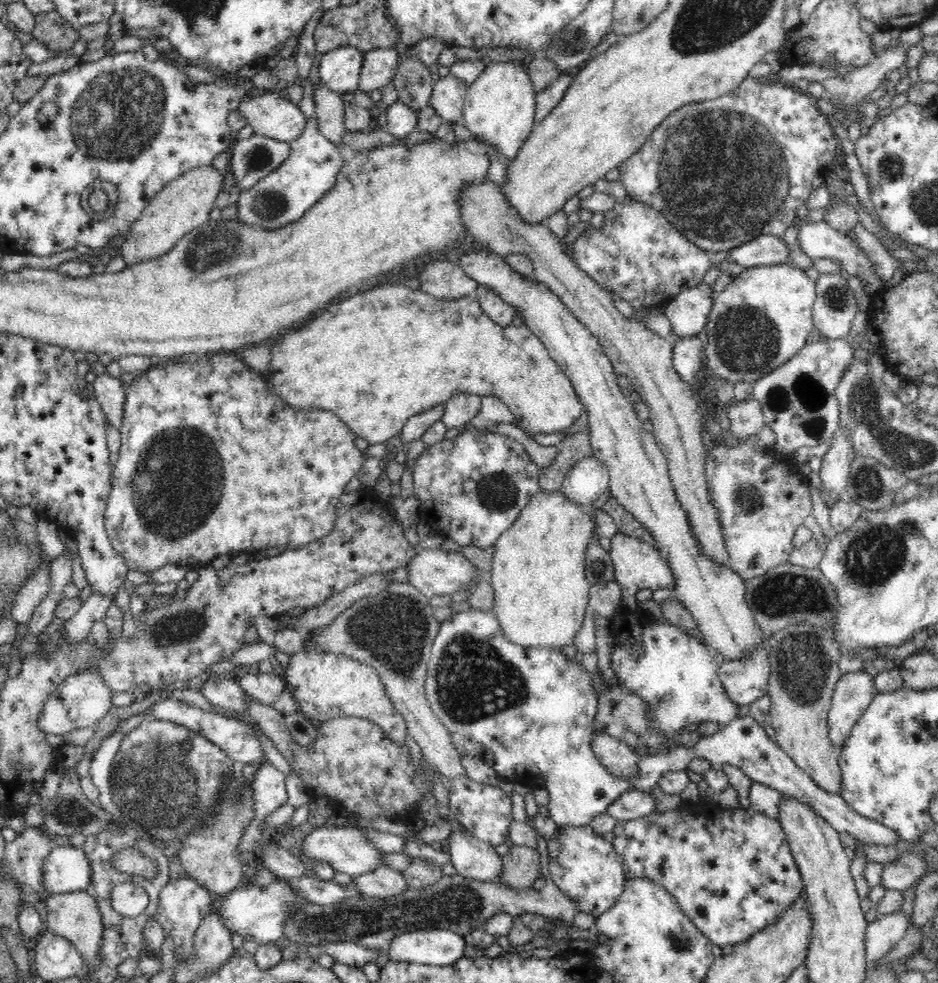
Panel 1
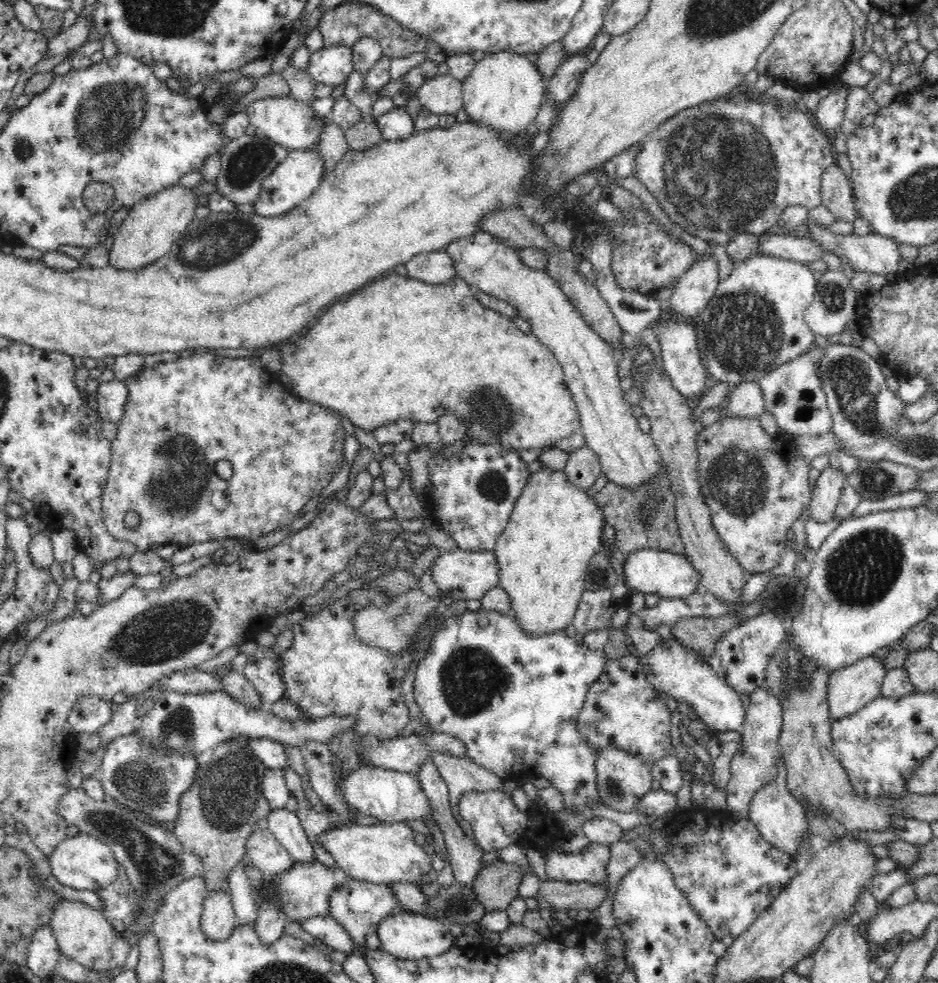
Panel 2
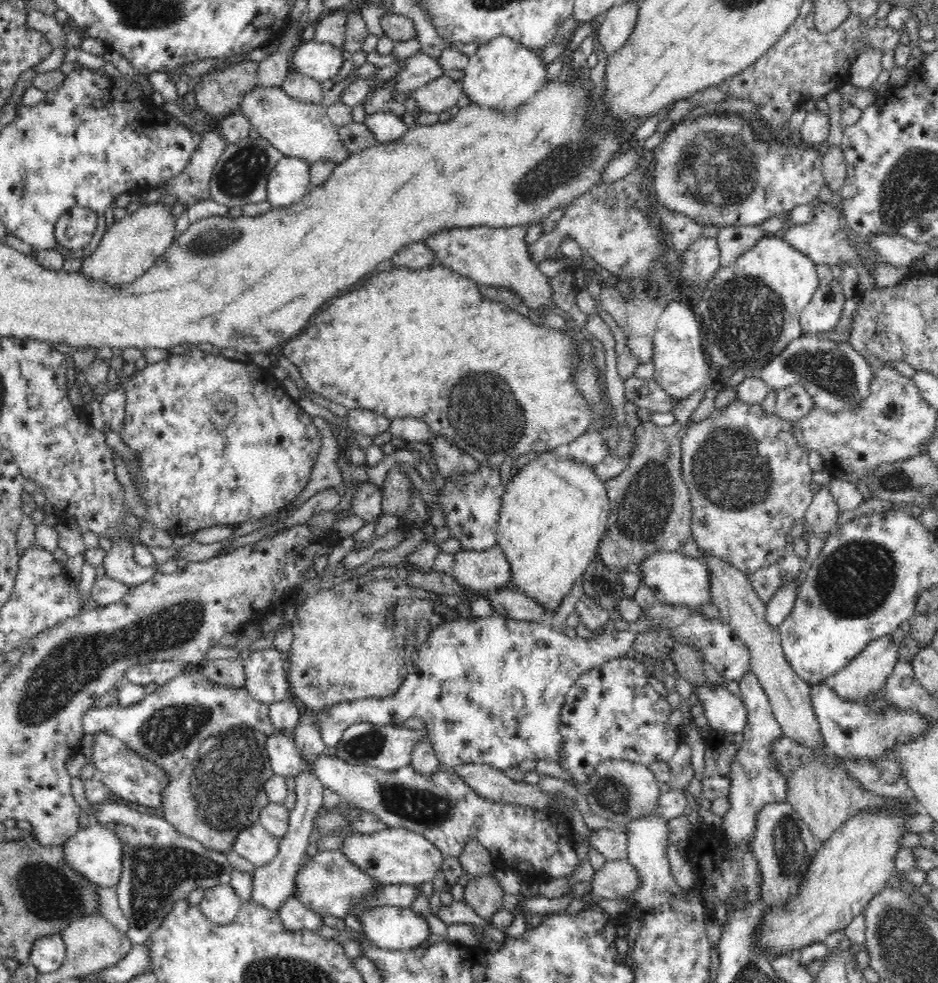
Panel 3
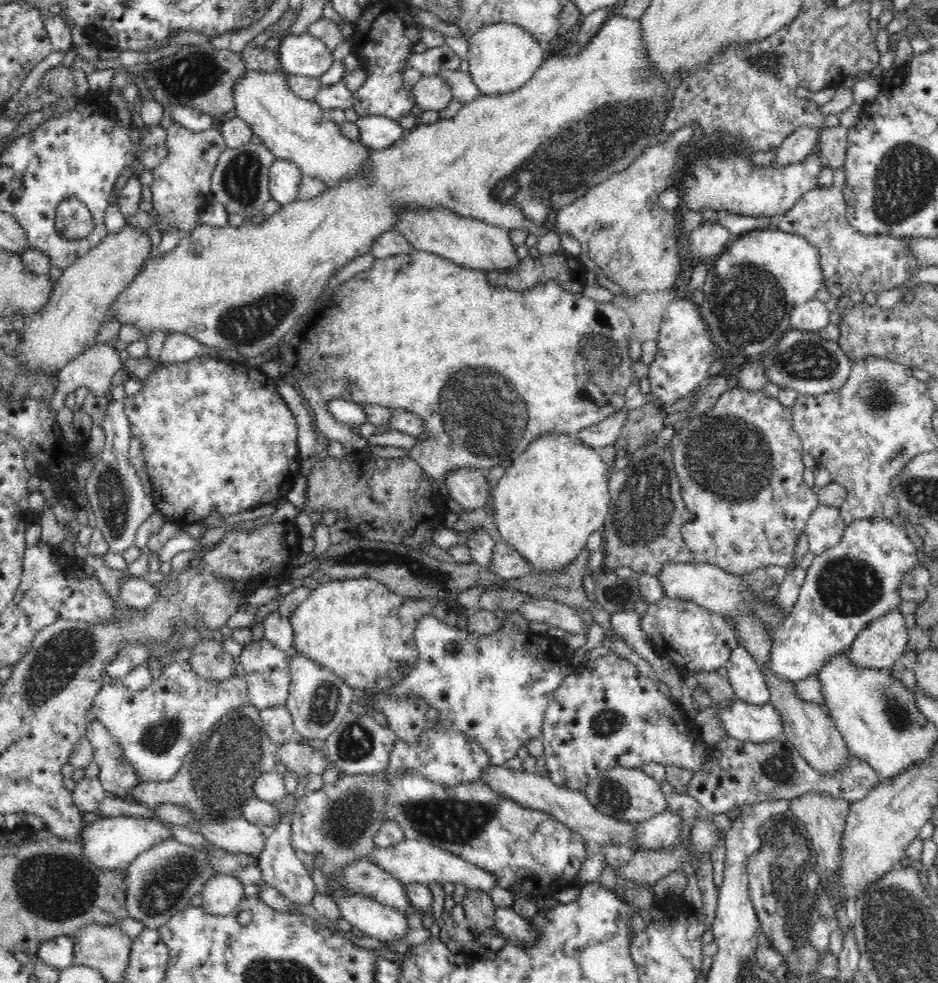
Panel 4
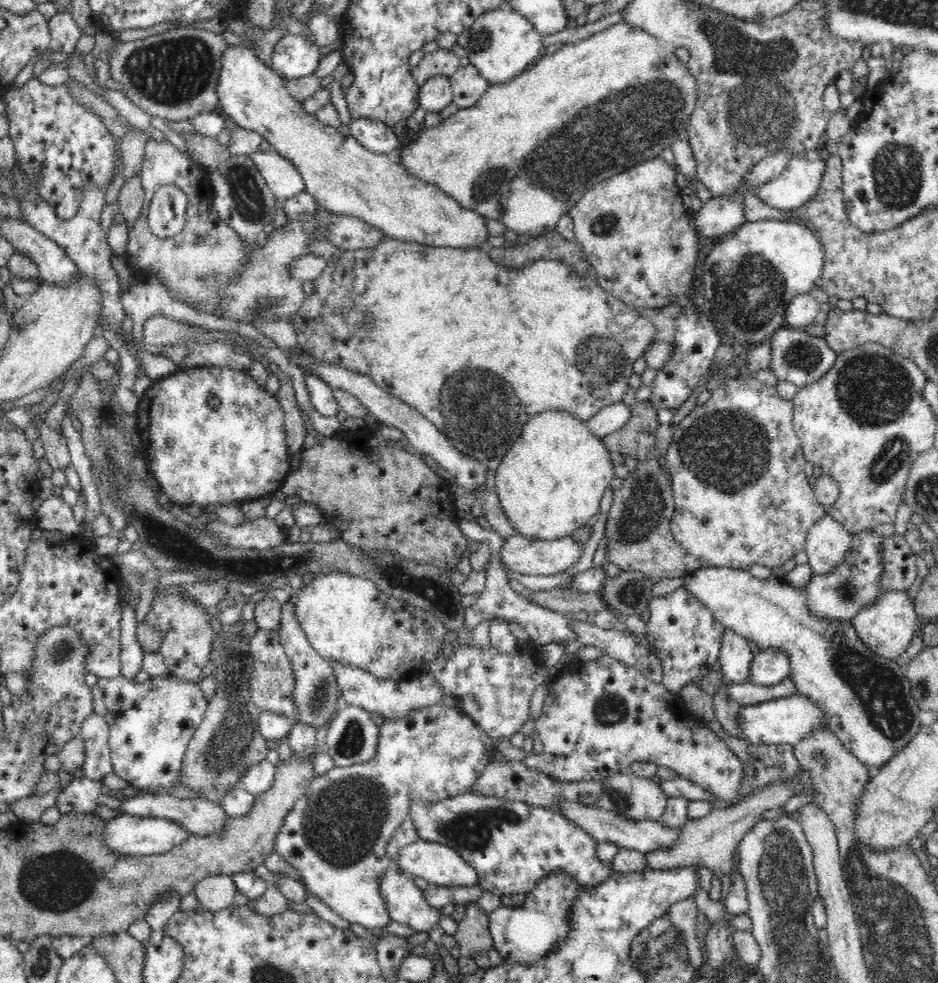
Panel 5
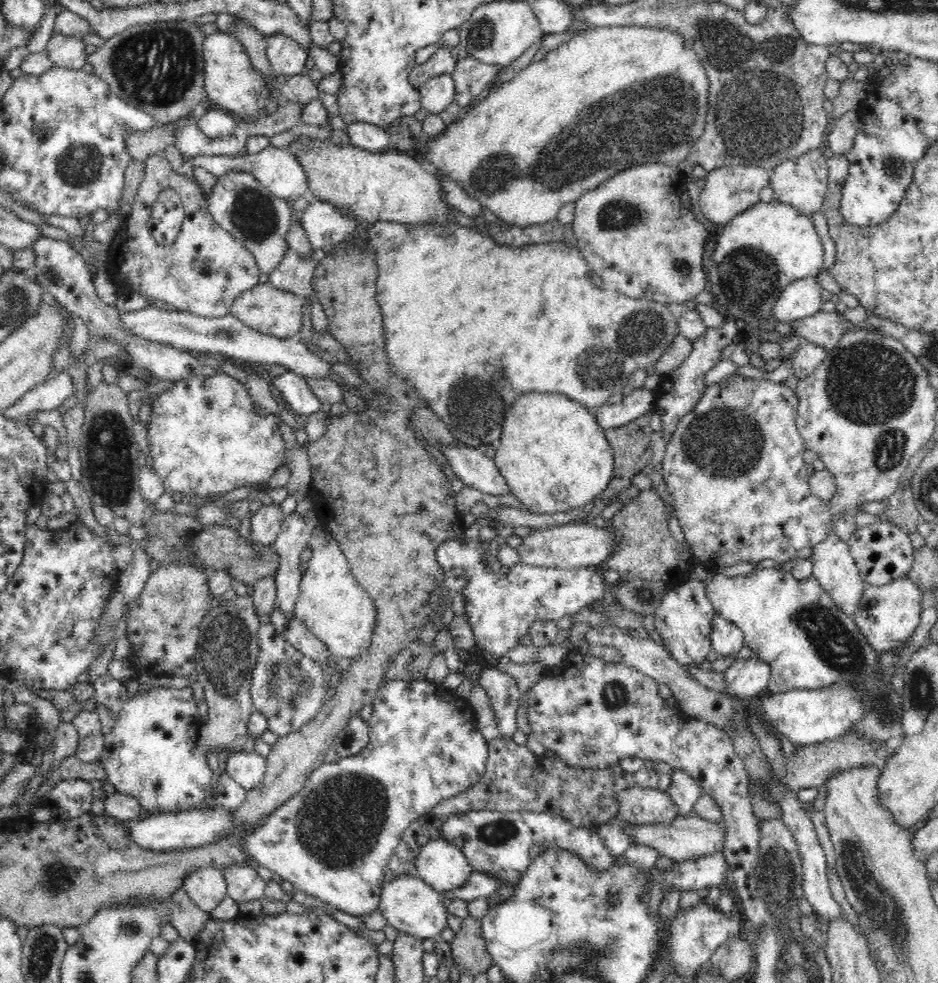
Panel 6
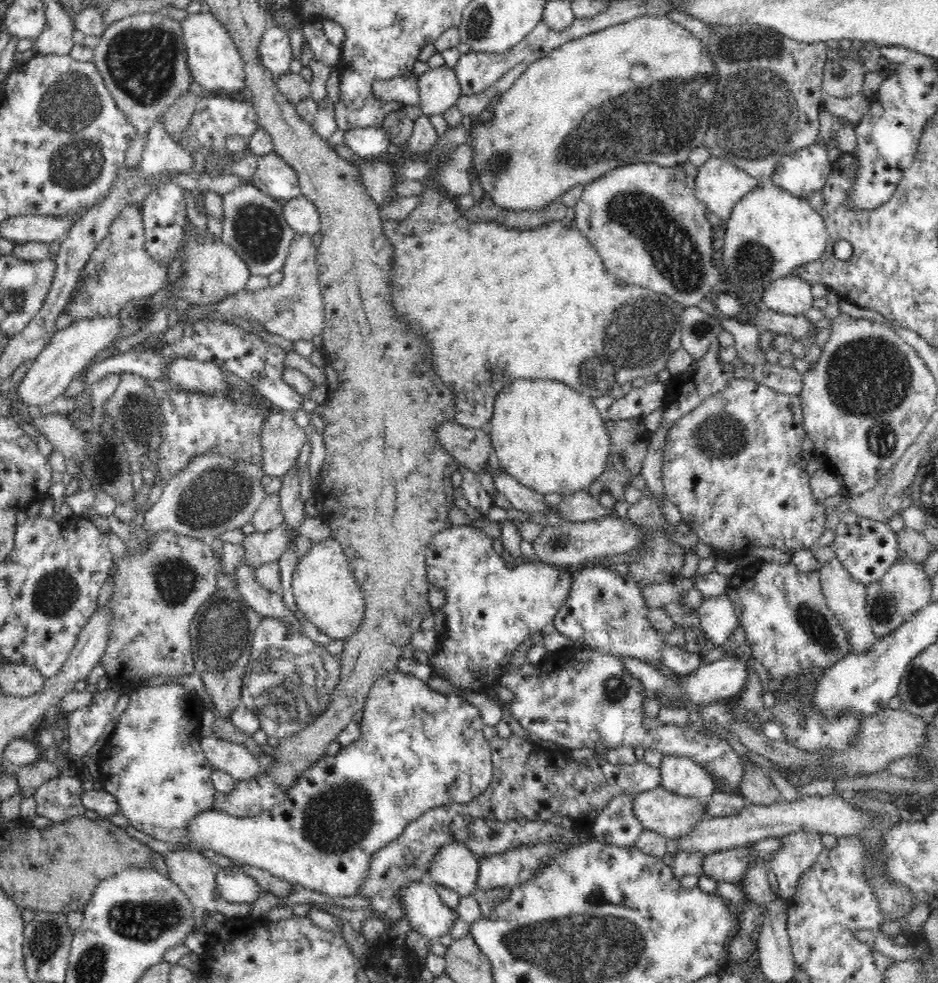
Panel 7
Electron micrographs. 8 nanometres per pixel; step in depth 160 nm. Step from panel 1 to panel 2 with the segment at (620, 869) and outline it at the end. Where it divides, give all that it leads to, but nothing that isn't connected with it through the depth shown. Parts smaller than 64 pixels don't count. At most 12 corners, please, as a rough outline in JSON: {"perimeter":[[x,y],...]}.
{"perimeter":[[610,847],[544,854],[547,878],[608,885]]}

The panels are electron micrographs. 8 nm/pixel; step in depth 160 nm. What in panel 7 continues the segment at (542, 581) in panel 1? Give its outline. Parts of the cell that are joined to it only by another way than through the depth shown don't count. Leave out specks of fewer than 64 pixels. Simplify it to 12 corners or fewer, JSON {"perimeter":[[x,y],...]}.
{"perimeter":[[510,382],[488,425],[501,470],[570,497],[611,445],[590,398]]}

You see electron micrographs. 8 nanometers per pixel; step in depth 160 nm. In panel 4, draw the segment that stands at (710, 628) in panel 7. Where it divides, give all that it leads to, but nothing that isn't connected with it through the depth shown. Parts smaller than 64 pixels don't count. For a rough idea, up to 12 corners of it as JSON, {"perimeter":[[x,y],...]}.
{"perimeter":[[740,642],[725,666],[738,699],[760,706],[771,692]]}

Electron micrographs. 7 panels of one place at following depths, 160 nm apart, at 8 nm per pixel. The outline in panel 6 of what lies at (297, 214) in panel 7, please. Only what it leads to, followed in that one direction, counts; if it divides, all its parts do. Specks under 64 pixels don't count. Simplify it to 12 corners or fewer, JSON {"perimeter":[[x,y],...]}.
{"perimeter":[[320,200],[299,221],[314,249],[336,246],[362,225]]}

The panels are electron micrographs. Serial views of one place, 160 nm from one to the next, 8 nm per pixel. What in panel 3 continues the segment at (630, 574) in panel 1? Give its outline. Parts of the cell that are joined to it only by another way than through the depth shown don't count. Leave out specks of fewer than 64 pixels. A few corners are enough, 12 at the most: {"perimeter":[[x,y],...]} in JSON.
{"perimeter":[[656,552],[640,564],[658,601],[712,603],[705,560]]}

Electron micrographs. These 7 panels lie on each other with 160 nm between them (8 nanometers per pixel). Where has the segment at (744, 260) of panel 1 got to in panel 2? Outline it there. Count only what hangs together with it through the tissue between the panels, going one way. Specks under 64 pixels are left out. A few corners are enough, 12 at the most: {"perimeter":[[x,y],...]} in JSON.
{"perimeter":[[802,229],[765,236],[756,253],[810,265],[825,252]]}

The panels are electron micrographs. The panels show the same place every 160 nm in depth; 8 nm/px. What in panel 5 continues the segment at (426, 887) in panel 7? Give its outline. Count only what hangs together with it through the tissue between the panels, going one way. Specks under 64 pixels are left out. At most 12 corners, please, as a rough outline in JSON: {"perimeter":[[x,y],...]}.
{"perimeter":[[389,867],[380,895],[394,922],[415,932],[439,926],[411,876]]}

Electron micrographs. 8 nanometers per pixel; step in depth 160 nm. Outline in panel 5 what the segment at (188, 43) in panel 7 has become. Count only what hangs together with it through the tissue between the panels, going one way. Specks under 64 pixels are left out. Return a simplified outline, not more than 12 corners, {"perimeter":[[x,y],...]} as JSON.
{"perimeter":[[252,49],[219,103],[317,204],[404,242],[486,243],[485,217],[301,107]]}

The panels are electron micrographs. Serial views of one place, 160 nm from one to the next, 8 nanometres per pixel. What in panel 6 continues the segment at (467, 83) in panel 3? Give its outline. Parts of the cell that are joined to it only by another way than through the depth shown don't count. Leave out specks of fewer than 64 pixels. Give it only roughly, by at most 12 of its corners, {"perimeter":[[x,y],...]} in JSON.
{"perimeter":[[526,1],[478,6],[460,46],[502,70],[543,32]]}

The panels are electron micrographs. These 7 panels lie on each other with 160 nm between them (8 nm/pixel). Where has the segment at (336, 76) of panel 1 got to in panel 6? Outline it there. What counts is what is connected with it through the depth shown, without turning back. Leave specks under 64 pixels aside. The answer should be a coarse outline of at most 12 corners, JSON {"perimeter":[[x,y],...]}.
{"perimeter":[[284,35],[266,39],[268,60],[278,77],[301,72],[302,46]]}

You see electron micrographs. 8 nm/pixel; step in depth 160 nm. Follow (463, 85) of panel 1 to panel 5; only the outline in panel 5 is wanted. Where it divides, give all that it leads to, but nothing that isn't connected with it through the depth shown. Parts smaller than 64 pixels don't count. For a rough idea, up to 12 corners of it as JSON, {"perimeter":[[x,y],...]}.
{"perimeter":[[438,75],[419,88],[420,108],[440,112],[453,103],[449,77]]}

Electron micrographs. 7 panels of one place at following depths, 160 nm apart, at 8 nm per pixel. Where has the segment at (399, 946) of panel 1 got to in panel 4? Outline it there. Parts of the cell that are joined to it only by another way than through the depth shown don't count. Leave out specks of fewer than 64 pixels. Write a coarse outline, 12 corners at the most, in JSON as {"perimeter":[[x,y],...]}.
{"perimeter":[[364,894],[336,898],[341,918],[374,940],[402,938],[405,914]]}

